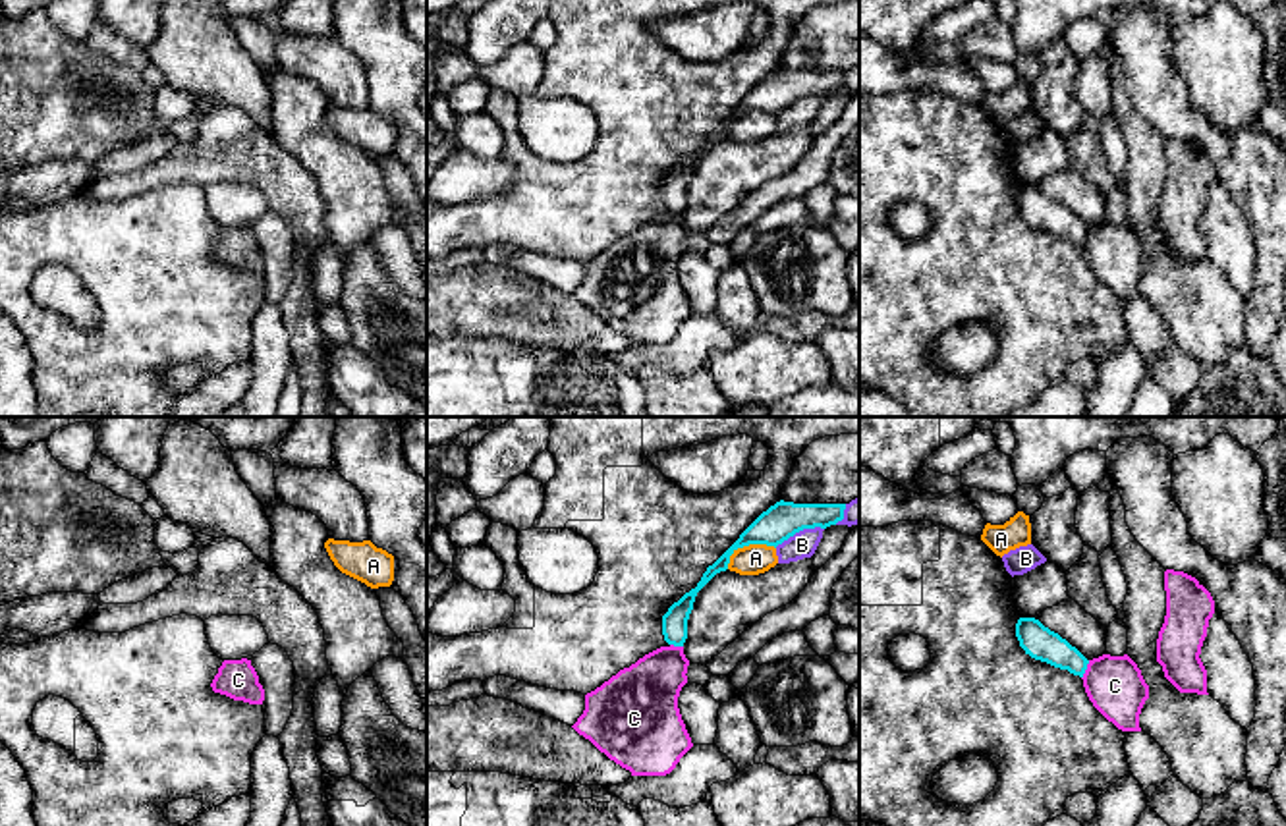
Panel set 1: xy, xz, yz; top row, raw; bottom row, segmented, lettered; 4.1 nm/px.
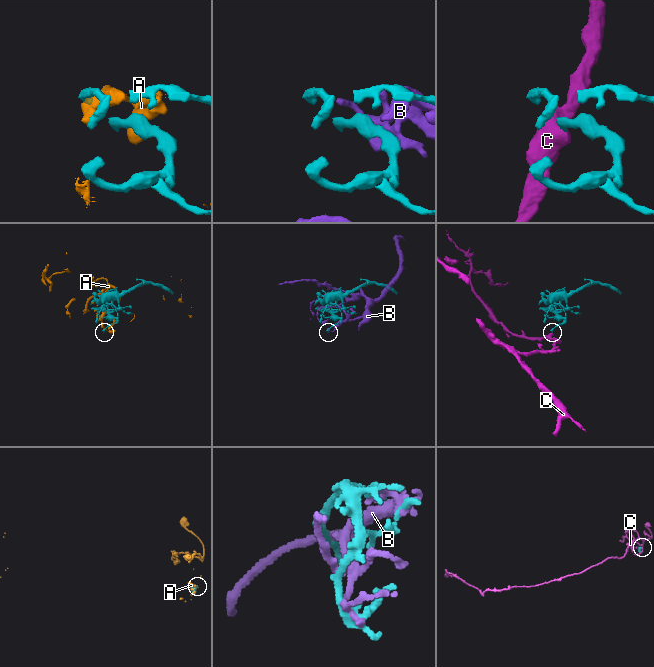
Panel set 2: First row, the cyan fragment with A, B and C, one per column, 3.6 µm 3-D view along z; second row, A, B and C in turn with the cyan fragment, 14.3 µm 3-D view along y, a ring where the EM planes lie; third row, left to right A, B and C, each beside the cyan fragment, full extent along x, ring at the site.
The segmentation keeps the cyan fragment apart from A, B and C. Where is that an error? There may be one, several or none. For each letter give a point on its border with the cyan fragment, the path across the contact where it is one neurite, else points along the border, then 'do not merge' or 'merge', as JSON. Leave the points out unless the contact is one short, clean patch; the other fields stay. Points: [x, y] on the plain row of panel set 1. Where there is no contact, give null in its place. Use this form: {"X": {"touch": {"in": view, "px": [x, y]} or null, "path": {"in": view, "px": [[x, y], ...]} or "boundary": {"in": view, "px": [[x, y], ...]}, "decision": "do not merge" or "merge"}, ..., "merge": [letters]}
{"A": {"touch": {"in": "xz", "px": [746, 112]}, "decision": "do not merge"}, "B": {"touch": {"in": "xz", "px": [798, 99]}, "decision": "do not merge"}, "C": {"touch": {"in": "yz", "px": [1086, 236]}, "boundary": {"in": "yz", "px": [[1090, 228], [1082, 246]]}, "decision": "do not merge"}, "merge": []}

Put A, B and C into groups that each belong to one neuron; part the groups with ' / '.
A / B / C

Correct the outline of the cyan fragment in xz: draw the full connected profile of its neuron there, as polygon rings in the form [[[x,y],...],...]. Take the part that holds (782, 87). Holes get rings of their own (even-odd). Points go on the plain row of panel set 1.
[[[776,69],[763,79],[740,106],[703,141],[695,156],[685,160],[662,183],[662,203],[668,212],[684,214],[687,206],[687,187],[697,160],[720,139],[728,137],[730,124],[749,112],[778,114],[803,96],[826,96],[844,87],[846,71],[794,71]]]

